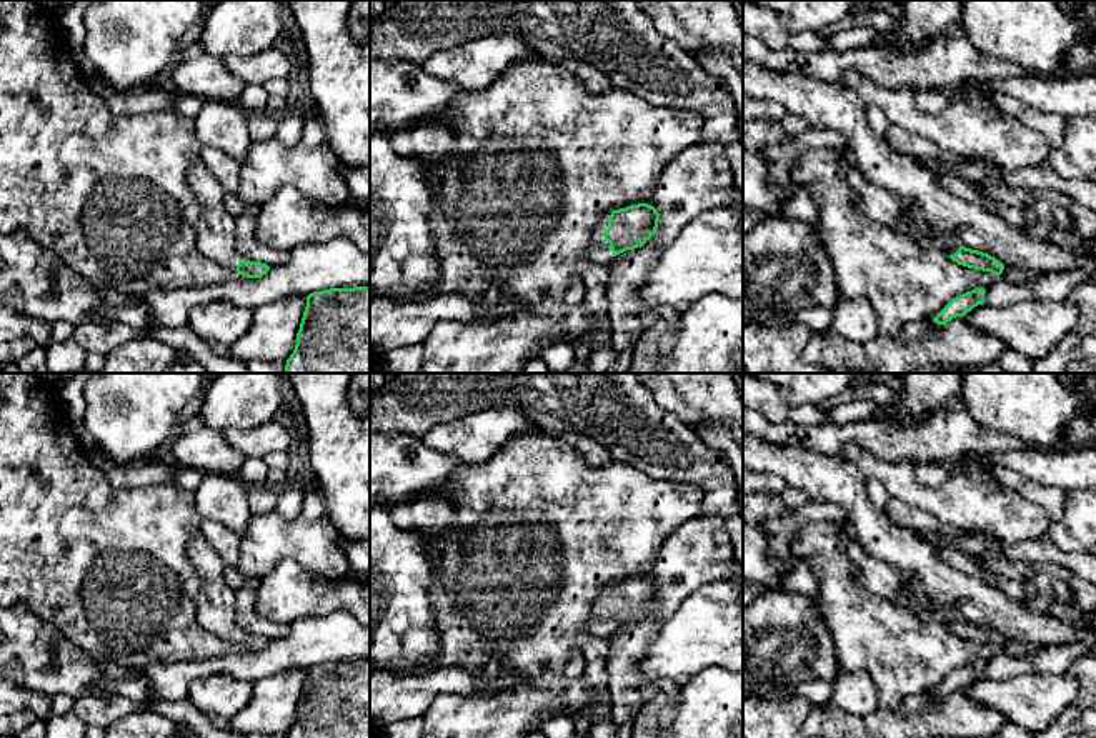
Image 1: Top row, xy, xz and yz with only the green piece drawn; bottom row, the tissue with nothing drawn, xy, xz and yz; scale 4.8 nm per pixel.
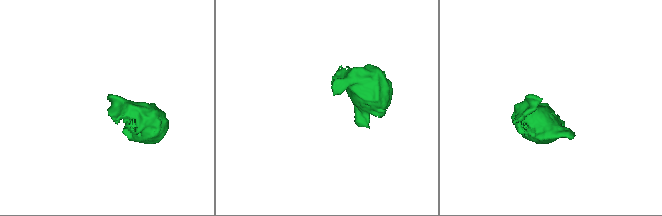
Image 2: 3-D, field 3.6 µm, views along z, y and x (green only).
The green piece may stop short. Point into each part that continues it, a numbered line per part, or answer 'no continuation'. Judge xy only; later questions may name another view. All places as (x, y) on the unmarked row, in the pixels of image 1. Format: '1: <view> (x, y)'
1: xy (217, 600)

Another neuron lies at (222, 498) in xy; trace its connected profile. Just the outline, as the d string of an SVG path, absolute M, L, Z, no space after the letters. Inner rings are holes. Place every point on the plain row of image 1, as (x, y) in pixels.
M207 473L195 491L203 520L213 520L243 536L253 515L247 498L248 485L238 476Z

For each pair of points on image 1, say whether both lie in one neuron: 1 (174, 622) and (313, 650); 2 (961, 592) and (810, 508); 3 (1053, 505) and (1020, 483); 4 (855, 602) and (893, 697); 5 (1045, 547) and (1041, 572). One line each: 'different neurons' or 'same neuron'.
1: different neurons
2: different neurons
3: same neuron
4: same neuron
5: different neurons

